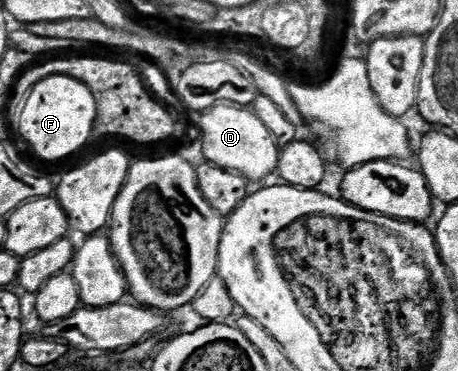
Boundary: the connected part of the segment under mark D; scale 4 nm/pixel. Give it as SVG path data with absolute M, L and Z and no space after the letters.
M221 105L201 114L200 121L202 121L202 149L206 152L205 160L209 164L228 167L228 171L244 175L251 183L262 183L275 176L280 147L276 139L272 139L268 127L264 127L260 119L256 119L253 108Z

